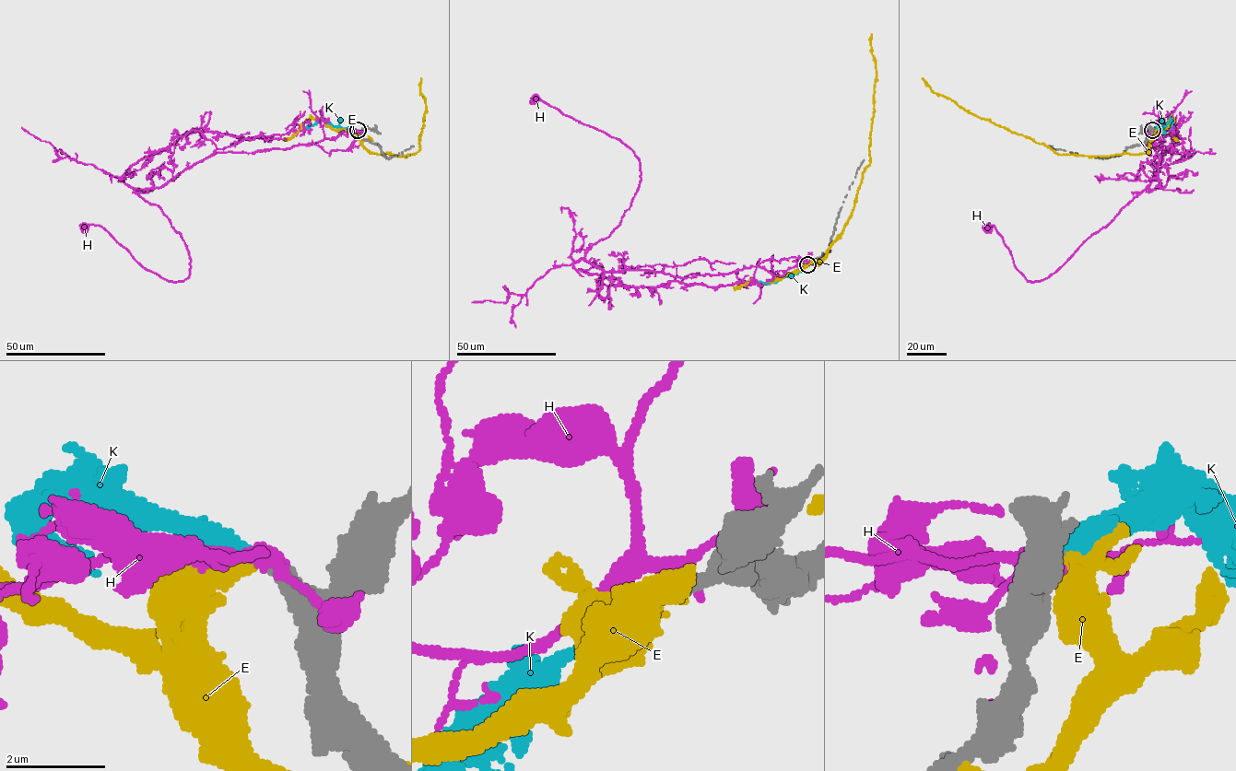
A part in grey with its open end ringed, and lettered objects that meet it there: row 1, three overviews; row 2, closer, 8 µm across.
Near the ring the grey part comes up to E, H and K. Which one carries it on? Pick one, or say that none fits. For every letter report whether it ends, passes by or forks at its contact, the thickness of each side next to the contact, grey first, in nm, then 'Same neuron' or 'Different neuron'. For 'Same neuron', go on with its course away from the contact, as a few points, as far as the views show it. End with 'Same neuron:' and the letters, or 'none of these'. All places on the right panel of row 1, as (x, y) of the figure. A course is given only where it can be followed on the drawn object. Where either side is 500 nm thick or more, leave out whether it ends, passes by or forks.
E: It ends there. Thickness 320 nm (grey) against 460 nm. Different neuron
H: It passes by. Thickness 340 nm (grey) against 280 nm. Different neuron
K: It ends there. Thickness 320 nm (grey) against 420 nm. Same neuron. Its course: (1152, 131), (1162, 128), (1171, 120), (1169, 130)
Same neuron: K

